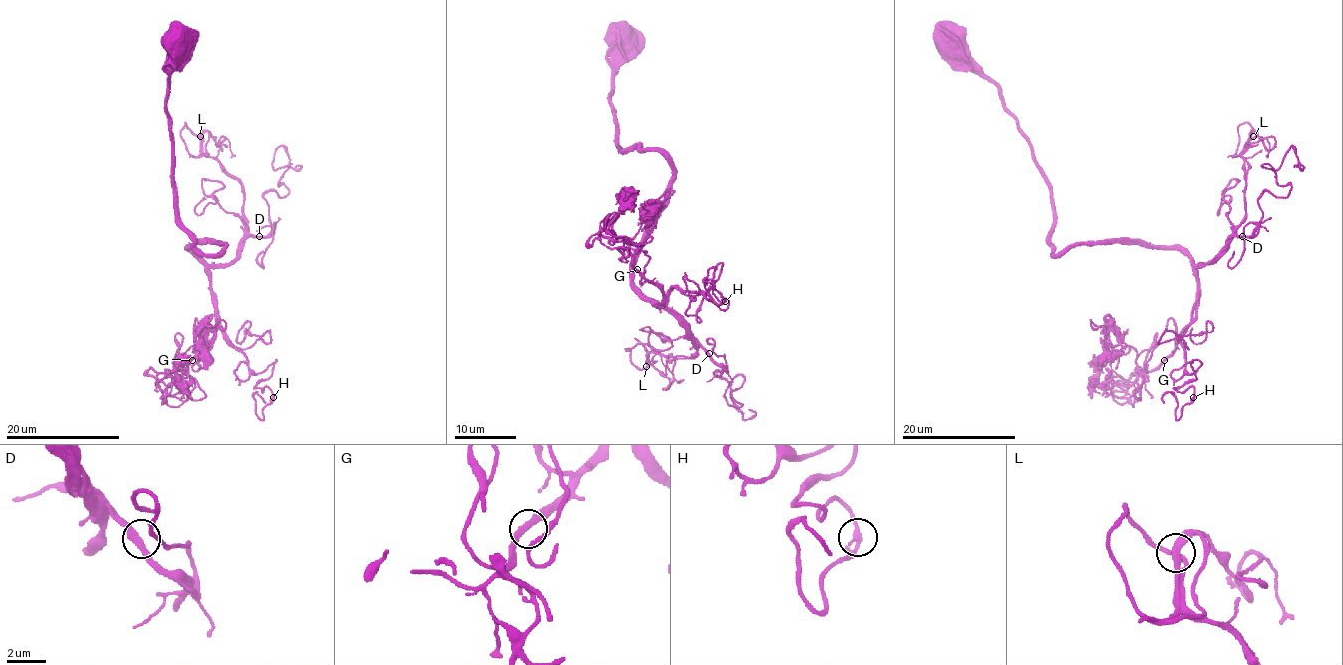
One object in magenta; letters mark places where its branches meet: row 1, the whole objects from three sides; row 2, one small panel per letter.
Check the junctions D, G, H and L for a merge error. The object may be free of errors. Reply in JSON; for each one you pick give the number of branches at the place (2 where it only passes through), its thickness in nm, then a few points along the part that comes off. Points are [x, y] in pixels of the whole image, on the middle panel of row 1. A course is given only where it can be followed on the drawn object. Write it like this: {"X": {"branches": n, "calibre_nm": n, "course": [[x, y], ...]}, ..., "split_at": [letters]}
{"split_at": []}

